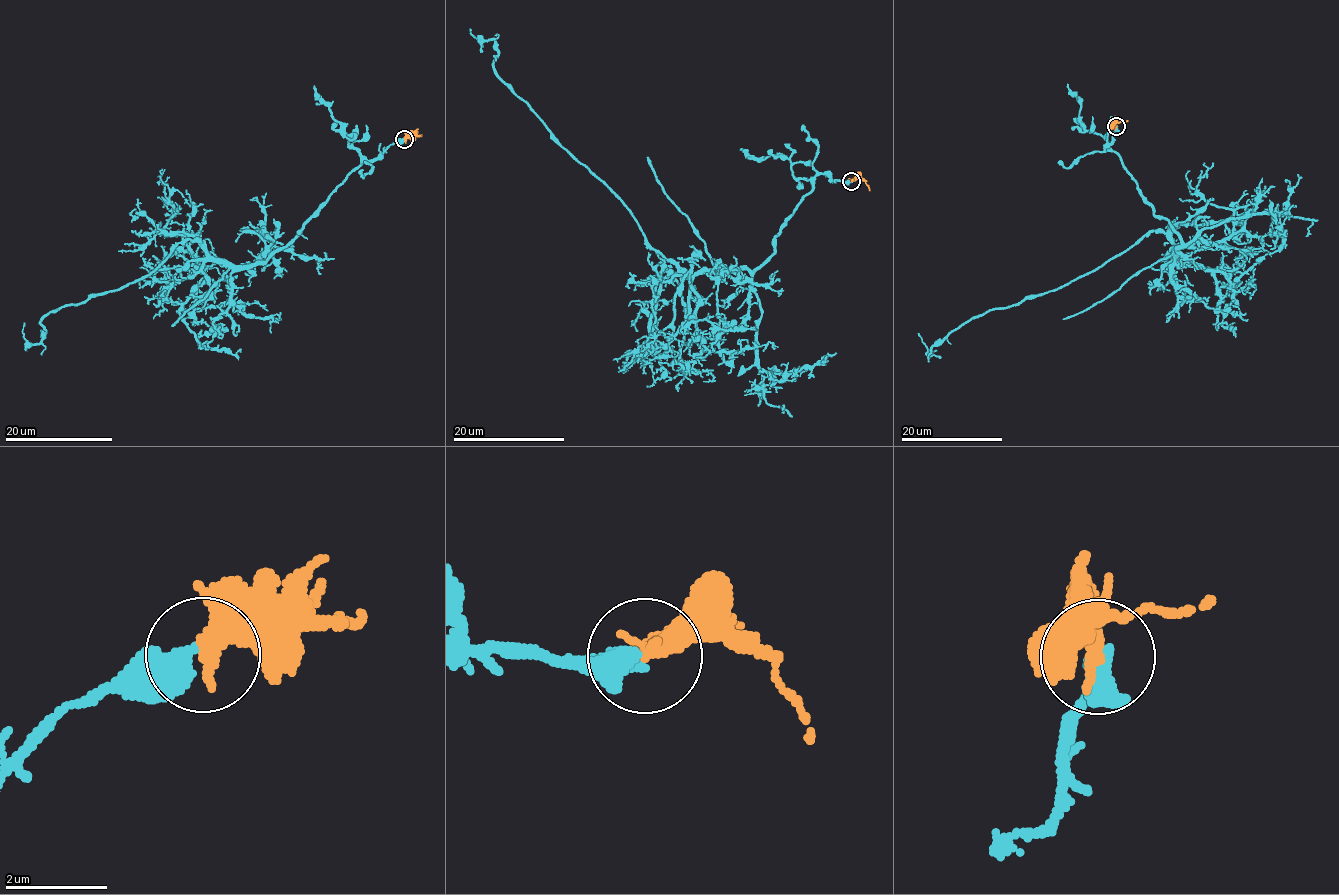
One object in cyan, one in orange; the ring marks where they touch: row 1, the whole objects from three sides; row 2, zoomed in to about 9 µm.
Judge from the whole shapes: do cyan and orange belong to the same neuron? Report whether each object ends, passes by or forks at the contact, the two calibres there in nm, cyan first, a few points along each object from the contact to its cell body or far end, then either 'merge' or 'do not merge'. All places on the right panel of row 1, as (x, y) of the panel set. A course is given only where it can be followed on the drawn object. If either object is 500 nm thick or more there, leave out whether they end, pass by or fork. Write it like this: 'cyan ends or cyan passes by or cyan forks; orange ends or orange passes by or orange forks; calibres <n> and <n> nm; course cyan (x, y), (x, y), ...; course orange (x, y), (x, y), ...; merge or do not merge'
cyan ends; orange ends; calibres 400 and 420 nm; course cyan (1117, 126), (1105, 149), (1165, 218), (1179, 250), (1149, 232), (1095, 271), (971, 317), (931, 351), (918, 333); course orange (1115, 126), (1128, 120); do not merge

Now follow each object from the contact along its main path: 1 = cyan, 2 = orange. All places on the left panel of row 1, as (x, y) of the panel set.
1: (405, 139), (362, 163), (266, 260), (217, 262), (182, 240), (148, 276), (50, 311), (39, 343), (24, 322)
2: (405, 139), (421, 134)

